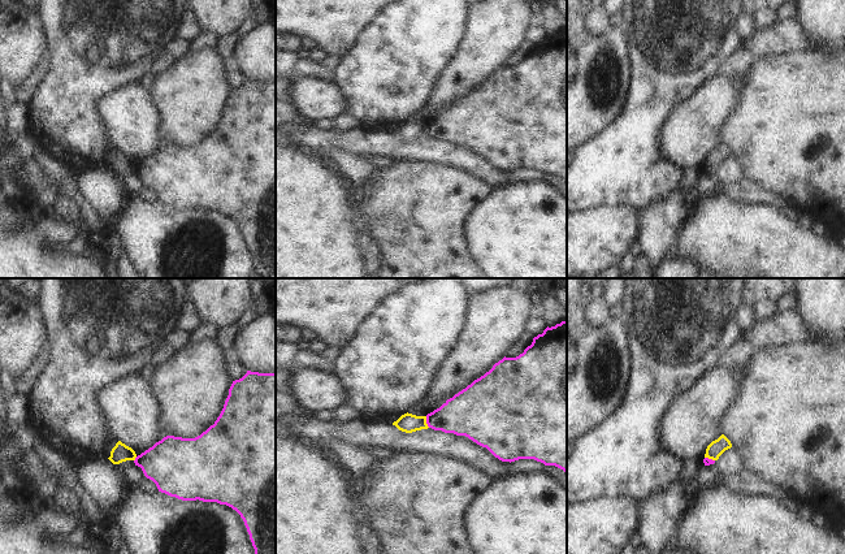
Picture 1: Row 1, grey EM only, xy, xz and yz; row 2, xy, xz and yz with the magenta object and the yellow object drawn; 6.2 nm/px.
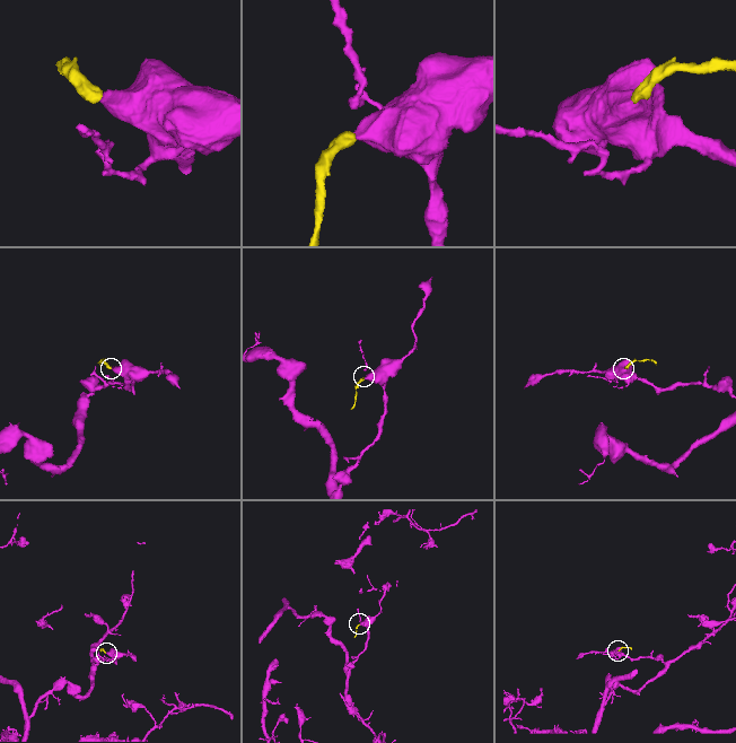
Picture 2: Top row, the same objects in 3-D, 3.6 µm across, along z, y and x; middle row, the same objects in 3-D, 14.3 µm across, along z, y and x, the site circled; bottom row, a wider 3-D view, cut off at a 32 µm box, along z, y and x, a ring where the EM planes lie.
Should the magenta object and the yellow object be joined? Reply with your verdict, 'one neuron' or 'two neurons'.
two neurons

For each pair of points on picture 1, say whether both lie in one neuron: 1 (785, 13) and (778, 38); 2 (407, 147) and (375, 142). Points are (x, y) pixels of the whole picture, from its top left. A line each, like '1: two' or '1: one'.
1: two
2: one

